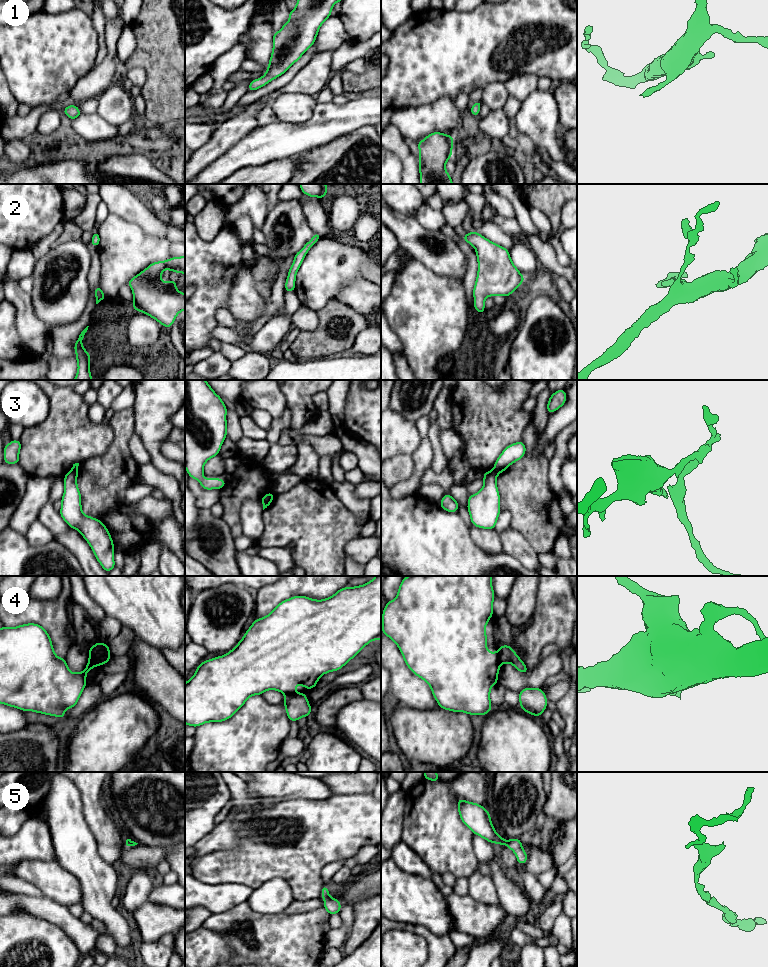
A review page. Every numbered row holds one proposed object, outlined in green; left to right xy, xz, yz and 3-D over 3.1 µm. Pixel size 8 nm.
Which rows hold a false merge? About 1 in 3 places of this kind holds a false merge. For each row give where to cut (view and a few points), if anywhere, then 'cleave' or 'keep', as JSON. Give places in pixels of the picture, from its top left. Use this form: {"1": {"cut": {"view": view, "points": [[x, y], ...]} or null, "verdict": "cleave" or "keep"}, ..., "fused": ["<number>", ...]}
{"1": {"cut": null, "verdict": "keep"}, "2": {"cut": null, "verdict": "keep"}, "3": {"cut": {"view": "yz", "points": [[494, 469], [498, 473]]}, "verdict": "cleave"}, "4": {"cut": {"view": "yz", "points": [[497, 654], [498, 660], [501, 663]]}, "verdict": "cleave"}, "5": {"cut": null, "verdict": "keep"}, "fused": ["3", "4"]}

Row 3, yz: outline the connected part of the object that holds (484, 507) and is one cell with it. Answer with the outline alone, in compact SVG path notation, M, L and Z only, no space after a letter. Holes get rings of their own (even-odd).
M495 470L484 472L484 485L479 492L469 495L467 510L471 523L484 529L495 529L500 508L500 496L496 485L498 473Z

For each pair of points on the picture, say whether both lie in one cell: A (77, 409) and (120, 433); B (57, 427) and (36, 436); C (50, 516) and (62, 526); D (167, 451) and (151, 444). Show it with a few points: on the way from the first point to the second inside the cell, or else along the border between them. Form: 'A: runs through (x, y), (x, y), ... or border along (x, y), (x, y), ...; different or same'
A: border along (109, 423), (112, 429), (113, 440), (106, 452); different
B: runs through (52, 432), (48, 436), (41, 436); same
C: runs through (53, 519), (59, 525); same
D: border along (164, 441), (160, 451), (174, 461); different

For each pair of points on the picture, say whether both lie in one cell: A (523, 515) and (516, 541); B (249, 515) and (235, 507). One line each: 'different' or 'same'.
A: different
B: different

